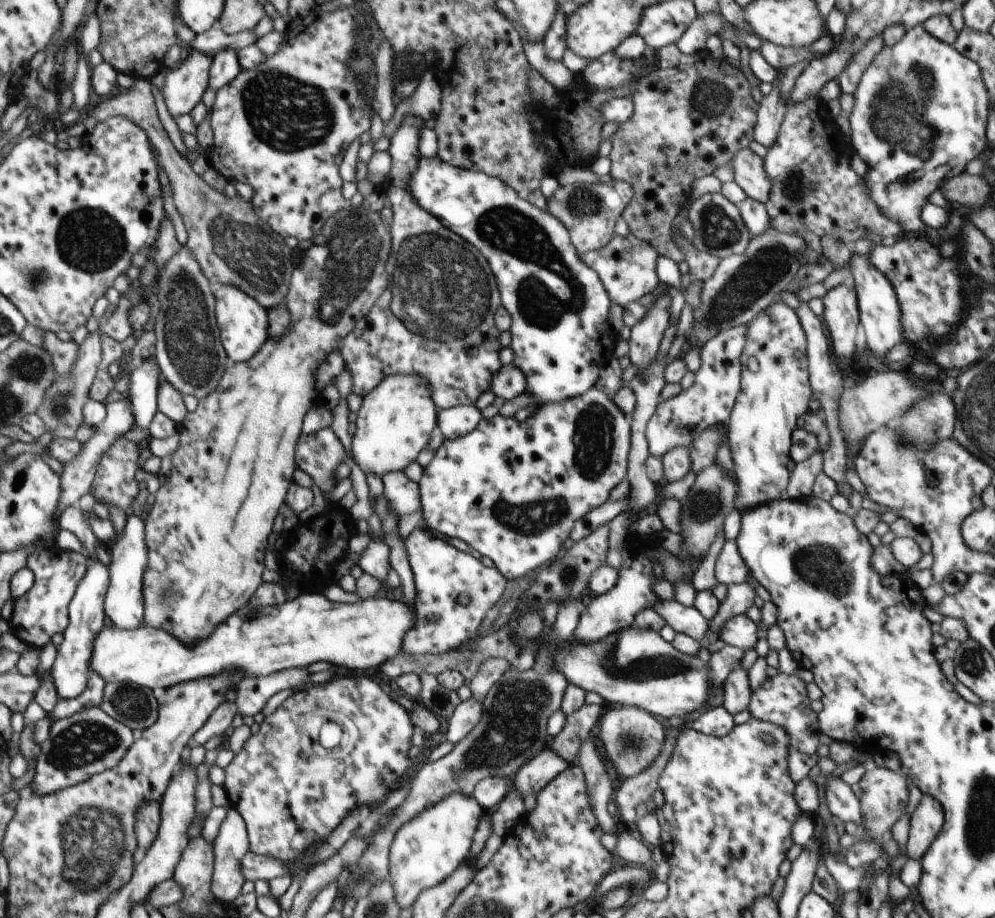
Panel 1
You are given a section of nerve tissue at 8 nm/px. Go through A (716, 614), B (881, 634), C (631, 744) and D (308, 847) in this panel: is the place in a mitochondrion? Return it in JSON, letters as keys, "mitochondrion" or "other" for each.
{"A":"other","B":"other","C":"mitochondrion","D":"other"}

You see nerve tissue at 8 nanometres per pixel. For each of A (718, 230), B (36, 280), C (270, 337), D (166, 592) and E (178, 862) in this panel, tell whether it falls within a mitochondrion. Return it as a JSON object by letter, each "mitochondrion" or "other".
{"A":"mitochondrion","B":"mitochondrion","C":"other","D":"mitochondrion","E":"other"}

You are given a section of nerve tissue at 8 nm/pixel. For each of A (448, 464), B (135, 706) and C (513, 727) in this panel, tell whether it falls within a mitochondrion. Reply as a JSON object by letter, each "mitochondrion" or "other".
{"A":"other","B":"mitochondrion","C":"mitochondrion"}

